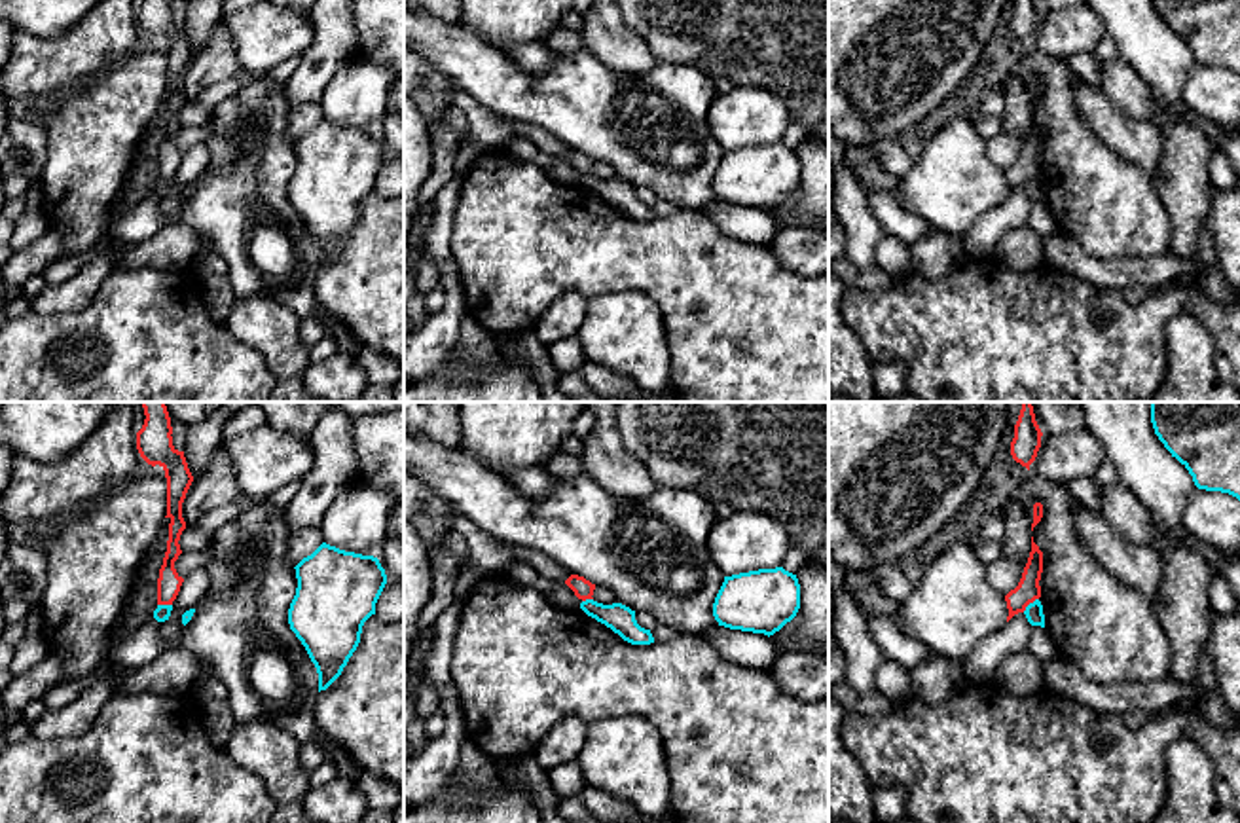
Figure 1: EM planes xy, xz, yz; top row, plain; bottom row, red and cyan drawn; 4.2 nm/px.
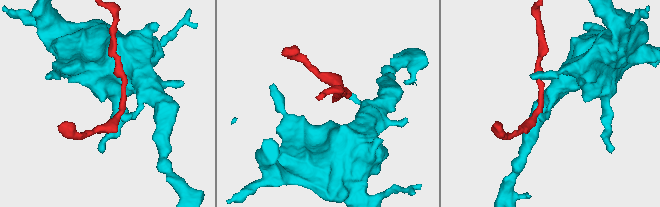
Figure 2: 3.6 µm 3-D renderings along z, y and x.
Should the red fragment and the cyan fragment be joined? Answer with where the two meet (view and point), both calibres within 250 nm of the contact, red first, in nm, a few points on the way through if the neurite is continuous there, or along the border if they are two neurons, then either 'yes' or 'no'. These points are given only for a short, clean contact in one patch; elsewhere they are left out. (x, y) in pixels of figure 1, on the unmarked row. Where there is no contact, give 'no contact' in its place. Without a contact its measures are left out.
meets red in yz at (1030, 177); 100 nm thick on the red side, 80 nm on the other; border along yz (1038, 173), (1022, 186); no

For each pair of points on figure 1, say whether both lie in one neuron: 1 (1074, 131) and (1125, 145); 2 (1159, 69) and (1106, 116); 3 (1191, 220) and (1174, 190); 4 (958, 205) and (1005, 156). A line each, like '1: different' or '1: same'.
1: different
2: different
3: same
4: different

